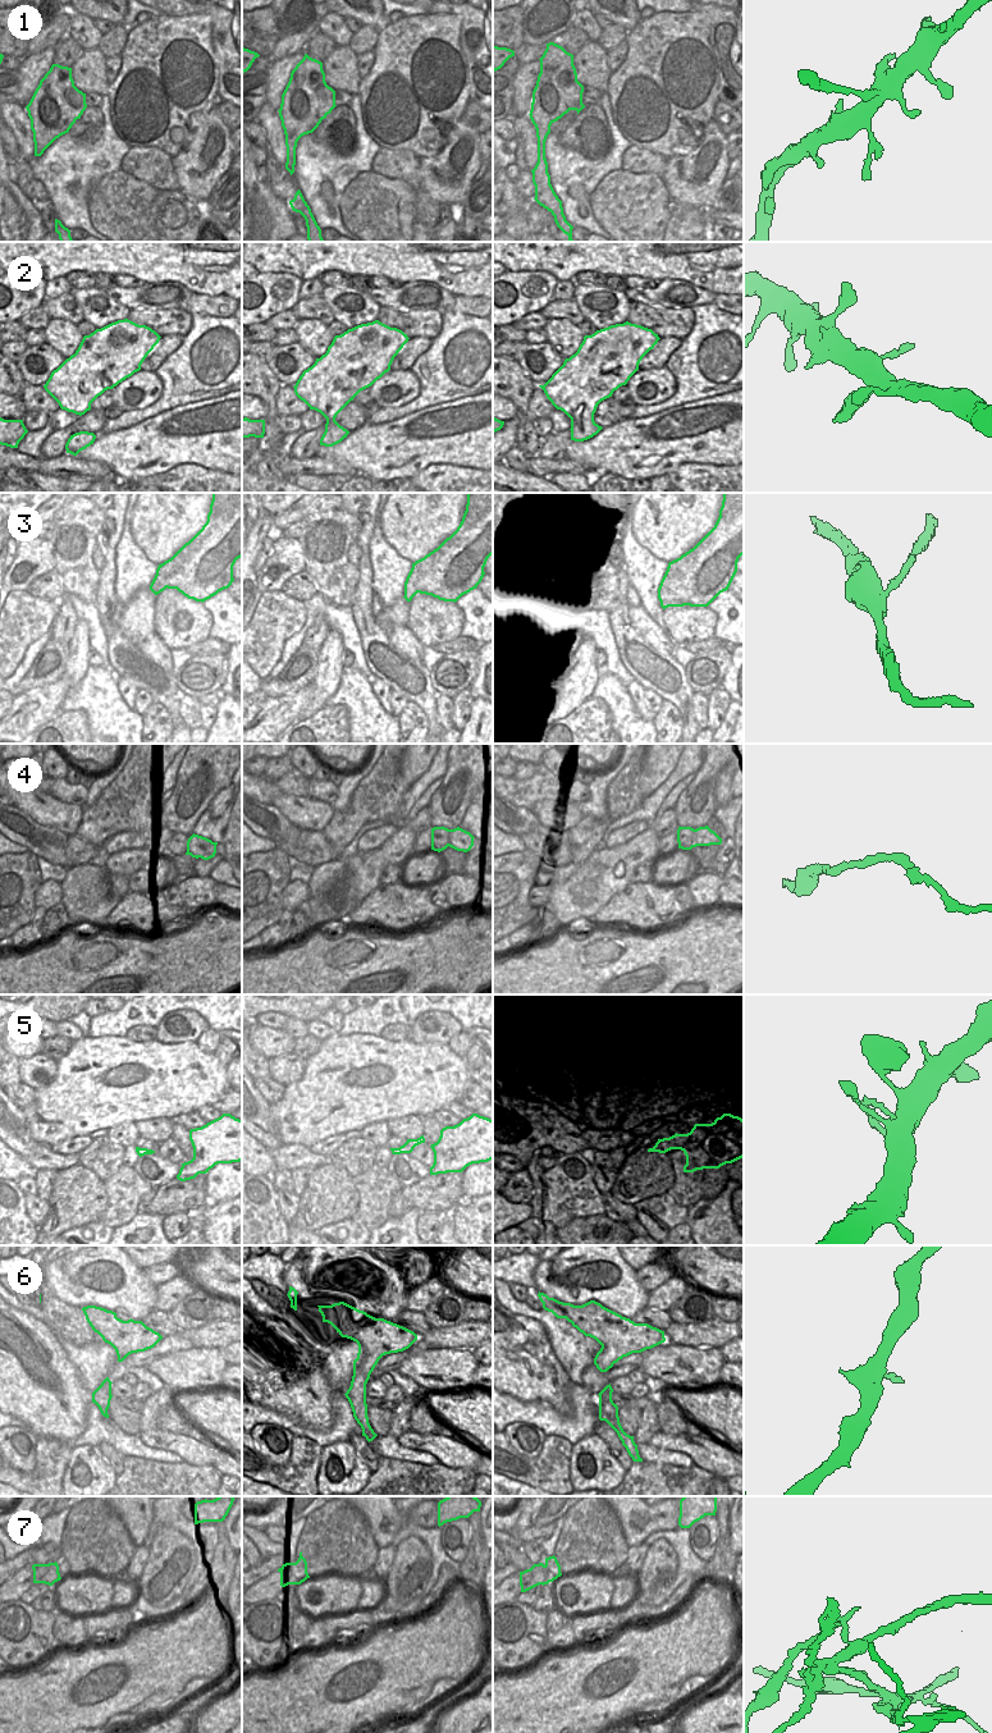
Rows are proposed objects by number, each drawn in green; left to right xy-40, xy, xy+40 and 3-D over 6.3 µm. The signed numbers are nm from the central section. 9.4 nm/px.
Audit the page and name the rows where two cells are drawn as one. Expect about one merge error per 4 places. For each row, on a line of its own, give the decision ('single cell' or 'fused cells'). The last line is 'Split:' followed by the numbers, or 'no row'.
1: single cell
2: single cell
3: fused cells
4: single cell
5: single cell
6: single cell
7: fused cells
Split: 3, 7

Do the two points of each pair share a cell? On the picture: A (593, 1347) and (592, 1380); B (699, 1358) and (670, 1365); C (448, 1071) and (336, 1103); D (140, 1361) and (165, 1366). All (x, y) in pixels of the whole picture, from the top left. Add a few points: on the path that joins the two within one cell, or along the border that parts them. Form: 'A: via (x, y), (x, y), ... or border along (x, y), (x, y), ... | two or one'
A: border along (593, 1362), (584, 1371), (581, 1384) | two
B: via (691, 1358), (677, 1358) | one
C: via (420, 1078), (364, 1079) | one
D: border along (178, 1352), (155, 1358), (146, 1366) | two

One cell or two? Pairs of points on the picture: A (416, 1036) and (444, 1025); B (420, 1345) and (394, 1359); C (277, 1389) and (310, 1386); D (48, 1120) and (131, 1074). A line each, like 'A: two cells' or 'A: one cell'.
A: one cell
B: one cell
C: one cell
D: one cell

